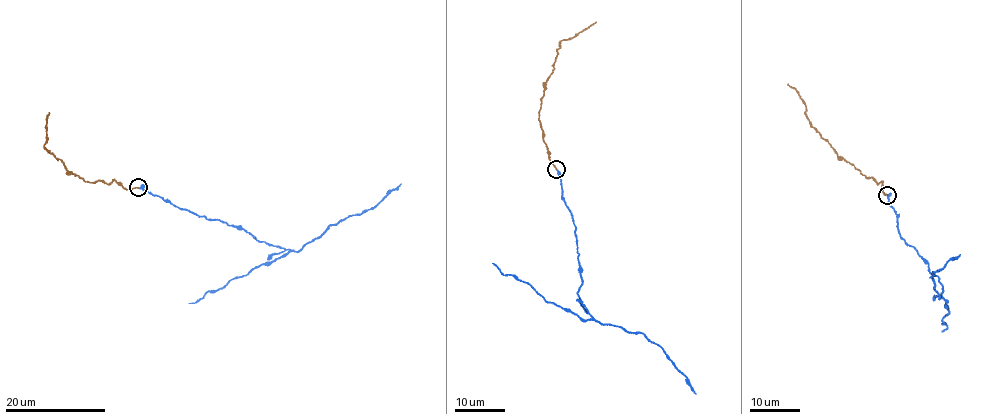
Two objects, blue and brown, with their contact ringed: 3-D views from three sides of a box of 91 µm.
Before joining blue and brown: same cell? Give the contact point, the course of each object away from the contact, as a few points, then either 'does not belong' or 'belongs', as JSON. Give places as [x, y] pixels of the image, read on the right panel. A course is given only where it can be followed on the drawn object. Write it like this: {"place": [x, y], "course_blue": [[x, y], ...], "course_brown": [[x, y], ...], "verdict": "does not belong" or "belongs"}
{"place": [887, 195], "course_blue": [[887, 195], [901, 238], [939, 278], [938, 298], [933, 272], [960, 254]], "course_brown": [[888, 195], [881, 182], [862, 175], [853, 165], [841, 160], [808, 120], [804, 101], [787, 84]], "verdict": "belongs"}

